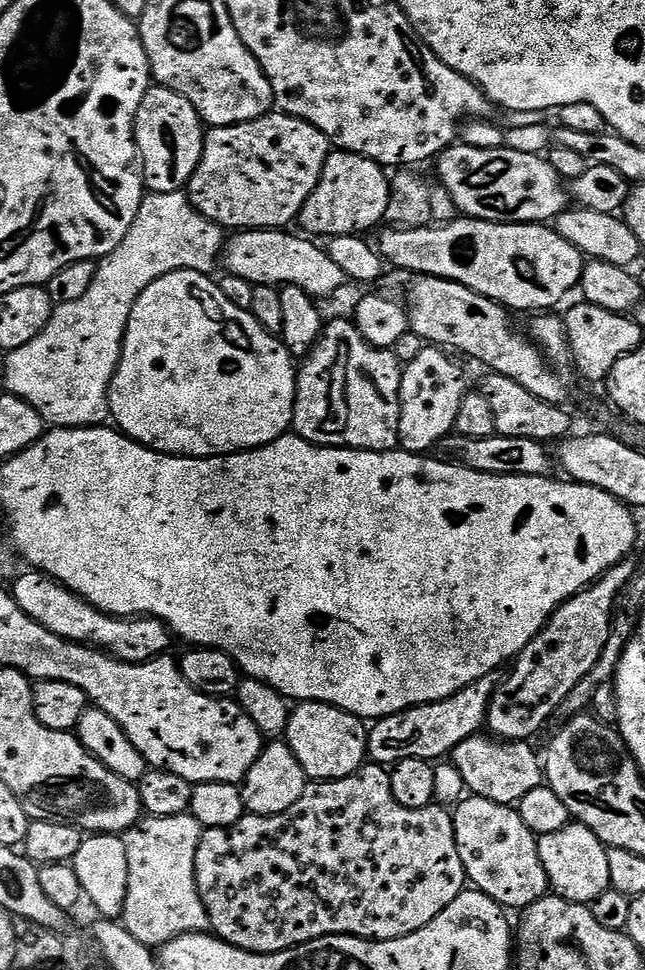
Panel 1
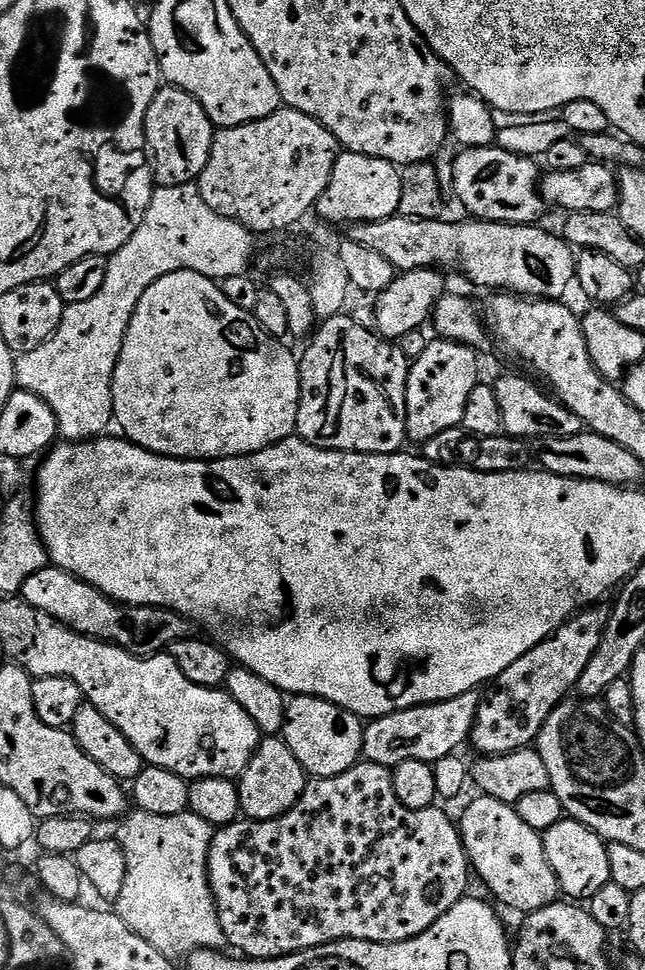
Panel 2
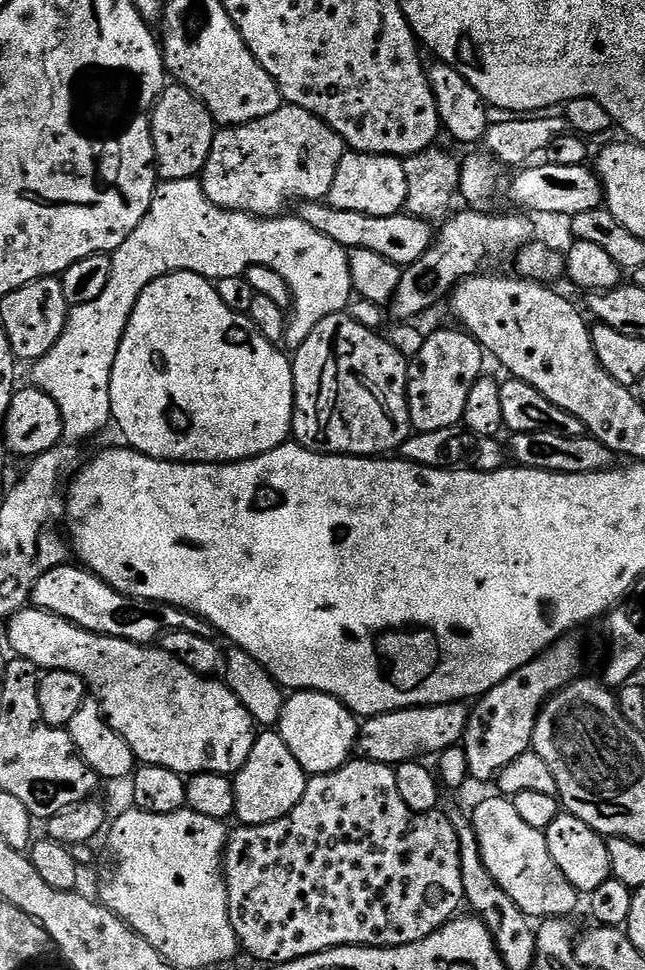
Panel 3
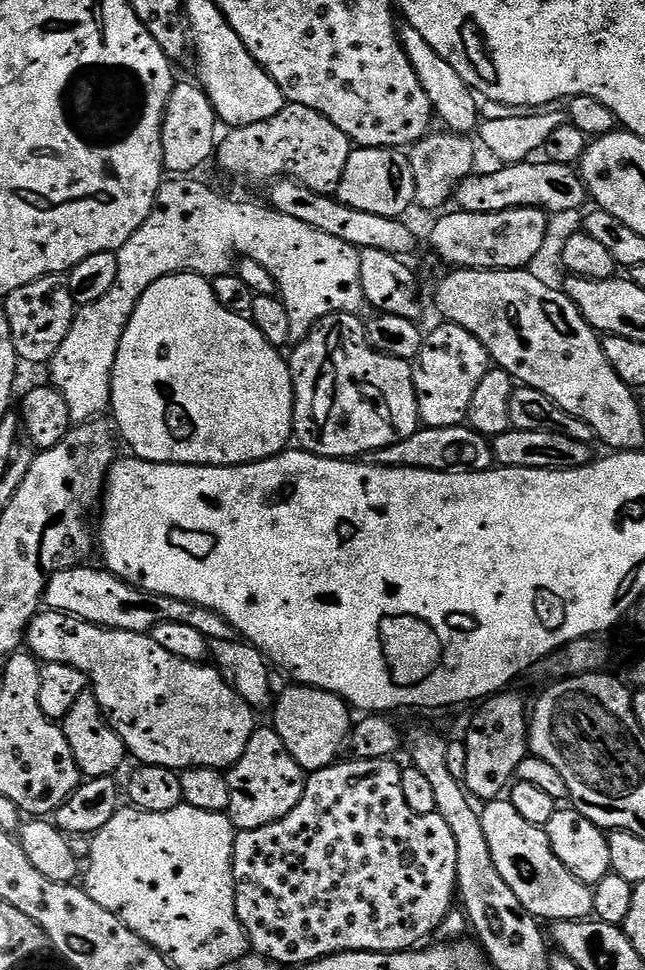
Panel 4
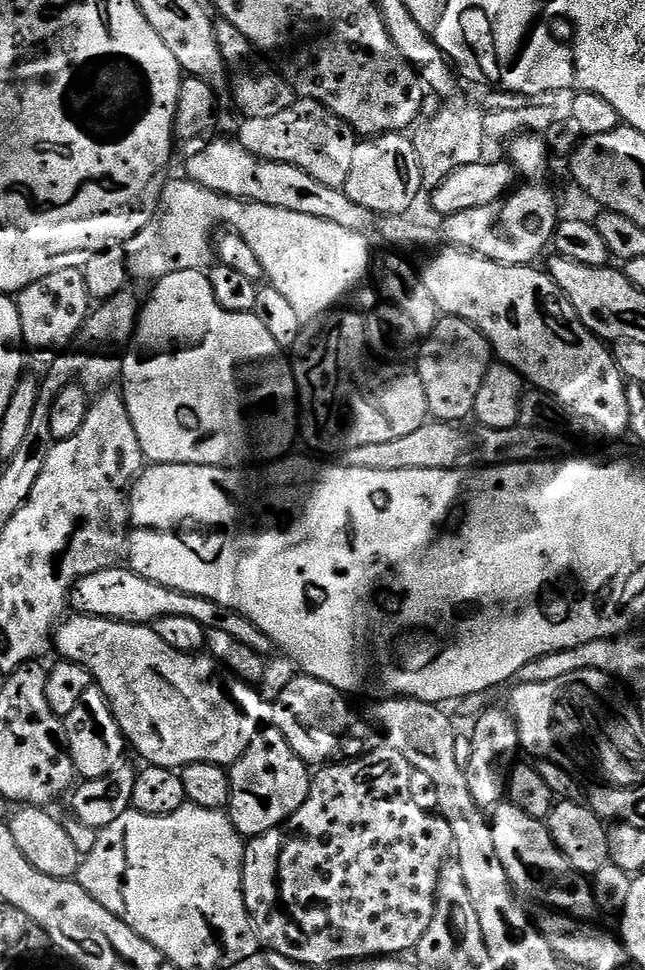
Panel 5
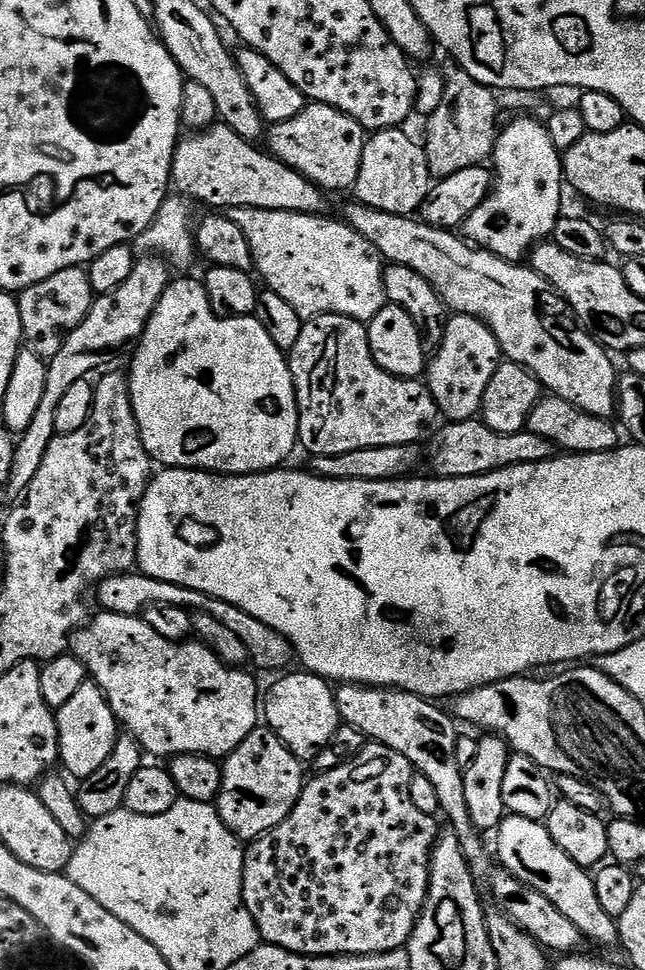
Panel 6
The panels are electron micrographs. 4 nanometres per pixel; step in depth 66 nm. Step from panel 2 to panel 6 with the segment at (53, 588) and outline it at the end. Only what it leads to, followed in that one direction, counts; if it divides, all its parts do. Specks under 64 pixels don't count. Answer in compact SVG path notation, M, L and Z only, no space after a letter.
M133 570L109 576L107 580L96 585L95 596L103 611L123 616L140 616L148 607L159 604L186 608L193 614L205 612L210 614L210 618L218 618L218 622L222 622L222 626L227 626L246 645L251 663L253 665L256 663L262 671L280 674L293 667L292 643L286 638L282 638L282 634L278 634L278 630L270 630L270 626L266 626L266 622L258 622L258 618L254 618L254 614L246 614L246 610L238 610L238 606L230 606L230 602L222 602L218 598L207 596L198 590L190 590L186 586L178 586L174 582L162 582L158 578L144 575L139 570Z

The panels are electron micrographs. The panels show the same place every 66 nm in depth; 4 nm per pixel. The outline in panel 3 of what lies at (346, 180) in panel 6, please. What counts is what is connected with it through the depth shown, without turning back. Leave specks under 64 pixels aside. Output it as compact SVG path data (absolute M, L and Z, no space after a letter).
M285 103L274 110L274 114L266 114L266 118L251 120L249 124L224 126L217 131L202 173L204 193L210 202L214 202L214 206L222 206L231 212L245 212L251 216L279 216L287 209L284 208L287 204L320 202L328 197L345 151L344 140L326 121L319 120L310 114L310 110L302 110L297 104Z

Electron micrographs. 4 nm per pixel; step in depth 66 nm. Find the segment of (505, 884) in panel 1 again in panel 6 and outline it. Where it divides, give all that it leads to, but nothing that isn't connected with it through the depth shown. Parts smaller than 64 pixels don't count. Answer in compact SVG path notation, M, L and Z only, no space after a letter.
M511 814L505 815L494 839L496 839L494 852L498 860L498 855L500 855L500 860L504 863L501 864L503 871L514 874L514 878L518 878L522 882L526 882L526 886L538 890L538 894L546 894L546 898L550 898L550 902L554 902L554 906L558 906L558 910L562 910L562 914L566 914L566 918L570 918L570 922L574 922L574 926L578 926L585 941L592 943L593 940L594 943L601 944L604 948L610 947L611 944L614 946L620 944L620 930L617 921L610 914L606 914L606 910L602 910L602 905L598 903L598 893L595 892L592 881L593 873L587 868L578 866L578 862L574 862L574 858L570 858L570 854L566 854L566 850L562 850L562 846L558 846L558 842L554 842L554 838L550 838L547 827L541 821Z

